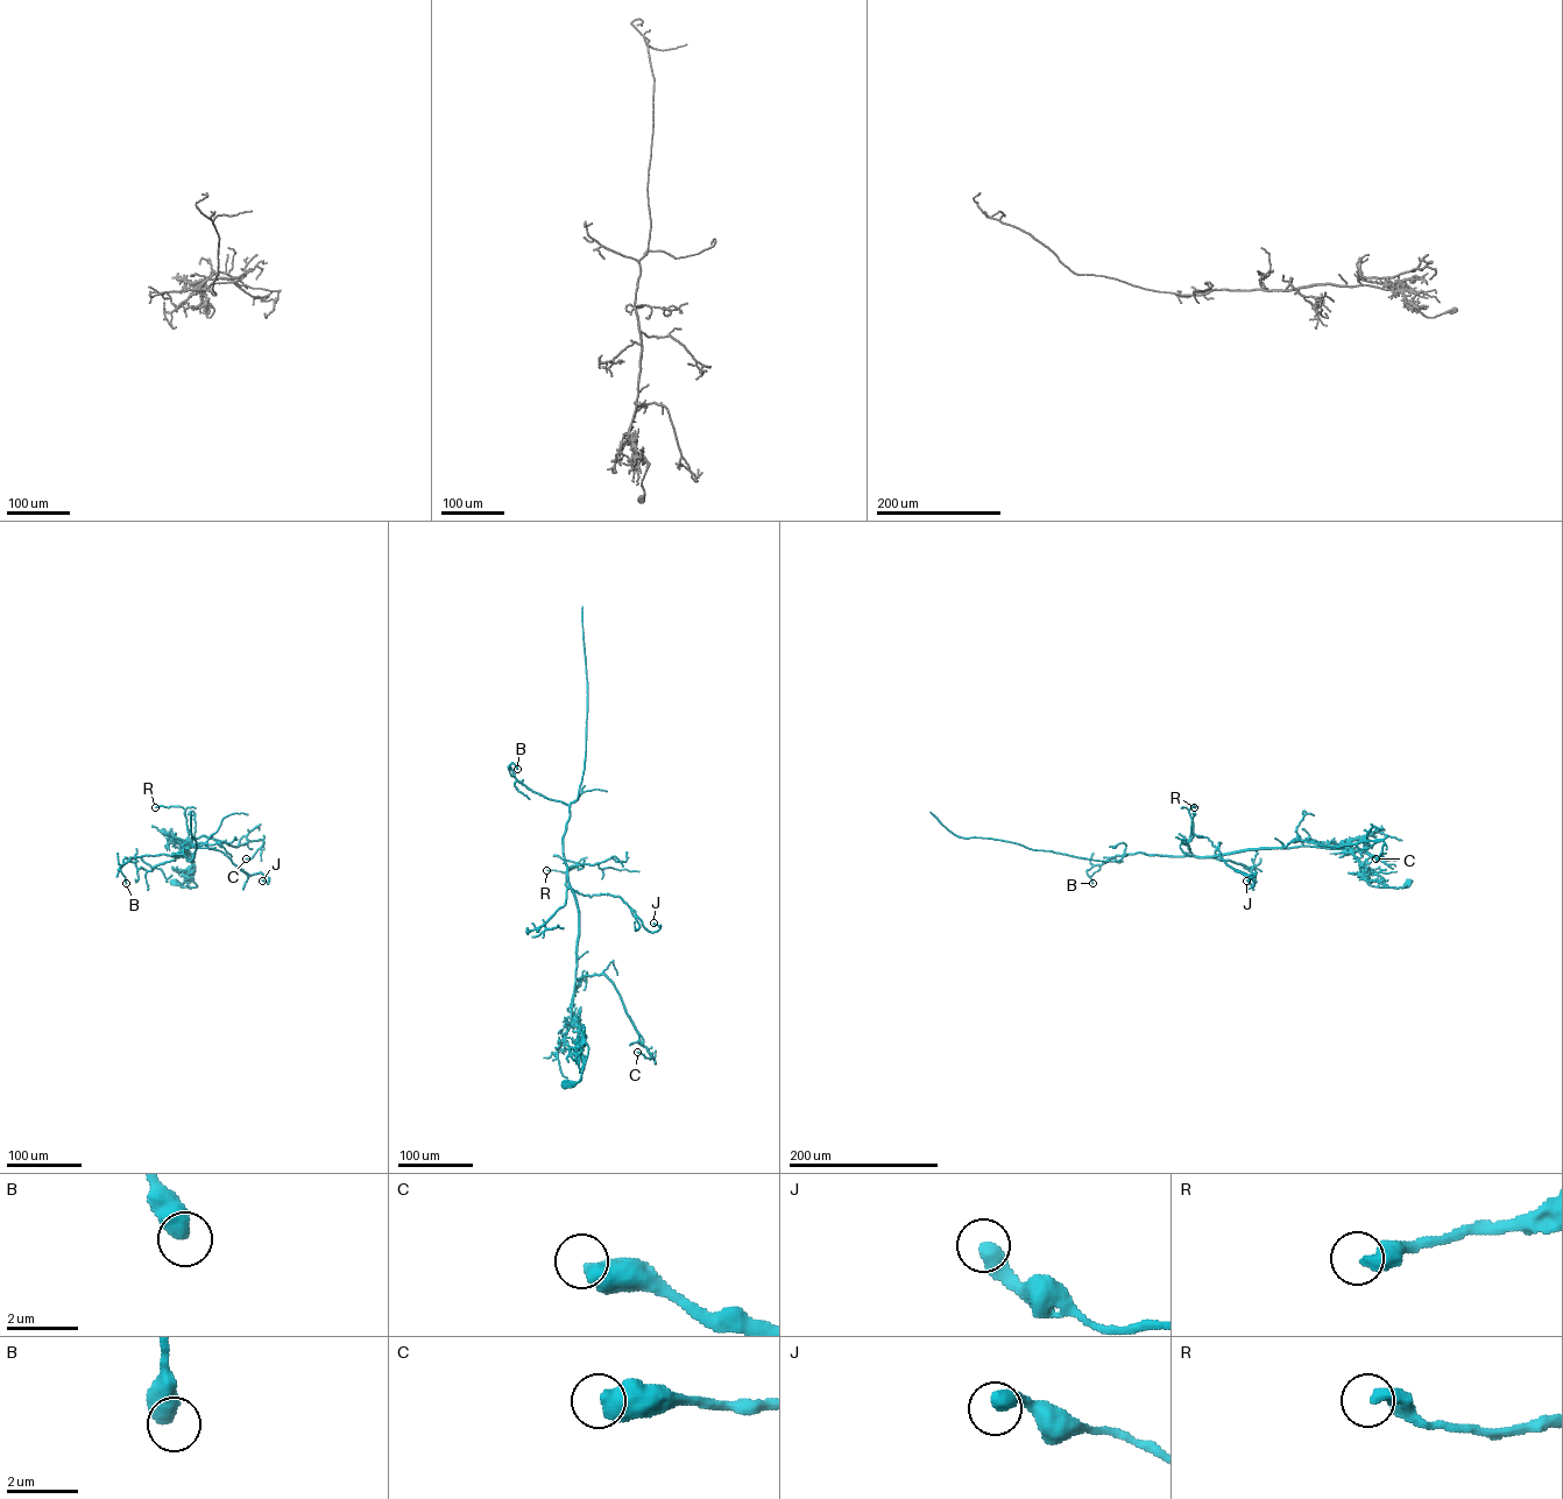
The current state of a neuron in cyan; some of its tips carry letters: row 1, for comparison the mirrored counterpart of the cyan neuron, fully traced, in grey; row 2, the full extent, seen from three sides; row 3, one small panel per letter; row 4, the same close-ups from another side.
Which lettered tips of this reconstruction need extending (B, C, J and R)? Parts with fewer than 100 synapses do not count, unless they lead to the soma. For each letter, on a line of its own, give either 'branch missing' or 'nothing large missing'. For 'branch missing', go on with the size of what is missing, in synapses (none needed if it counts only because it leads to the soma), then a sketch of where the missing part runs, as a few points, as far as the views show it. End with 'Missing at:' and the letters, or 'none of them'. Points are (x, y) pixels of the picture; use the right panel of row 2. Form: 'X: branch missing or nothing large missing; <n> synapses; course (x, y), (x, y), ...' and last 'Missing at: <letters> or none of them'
B: nothing large missing
C: nothing large missing
J: nothing large missing
R: nothing large missing
Missing at: none of them

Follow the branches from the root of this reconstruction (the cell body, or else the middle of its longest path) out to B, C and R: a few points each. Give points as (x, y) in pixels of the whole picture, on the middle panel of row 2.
B: (564, 1084), (588, 1049), (571, 1018), (568, 806), (517, 769)
C: (564, 1084), (580, 1080), (587, 1053), (571, 1009), (581, 977), (603, 974), (612, 982), (655, 1060), (637, 1052)
R: (564, 1084), (580, 1080), (588, 1049), (571, 1018), (579, 911), (567, 870), (582, 864), (564, 872), (546, 870)

